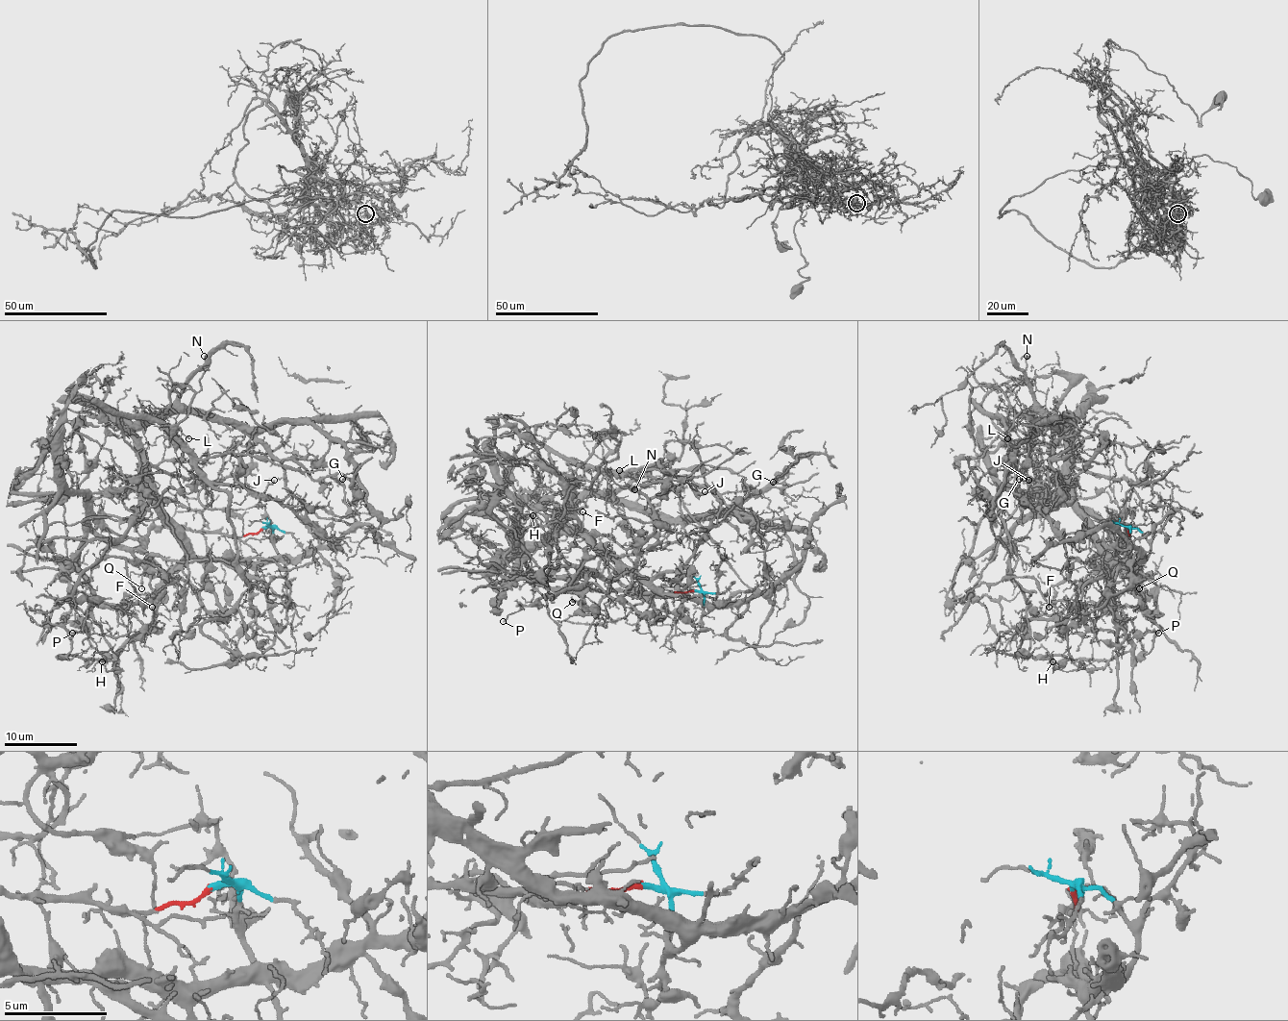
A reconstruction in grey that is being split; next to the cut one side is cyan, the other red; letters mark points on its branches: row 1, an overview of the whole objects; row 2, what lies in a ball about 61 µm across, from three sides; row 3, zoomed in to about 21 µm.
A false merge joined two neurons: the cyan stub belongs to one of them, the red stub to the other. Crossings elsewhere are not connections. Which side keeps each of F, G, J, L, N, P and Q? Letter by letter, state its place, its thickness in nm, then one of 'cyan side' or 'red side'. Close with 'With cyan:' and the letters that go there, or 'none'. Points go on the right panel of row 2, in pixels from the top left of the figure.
F: (1049, 607) | 110 nm | cyan side
G: (1019, 479) | 140 nm | cyan side
J: (1028, 480) | 100 nm | red side
L: (1007, 438) | 110 nm | red side
N: (1027, 356) | 140 nm | cyan side
P: (1158, 633) | 150 nm | cyan side
Q: (1139, 588) | 100 nm | red side
With cyan: F, G, N, P

